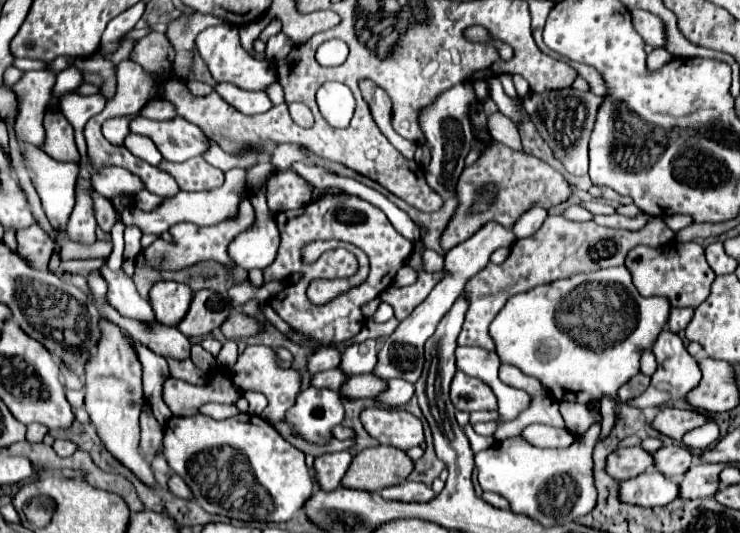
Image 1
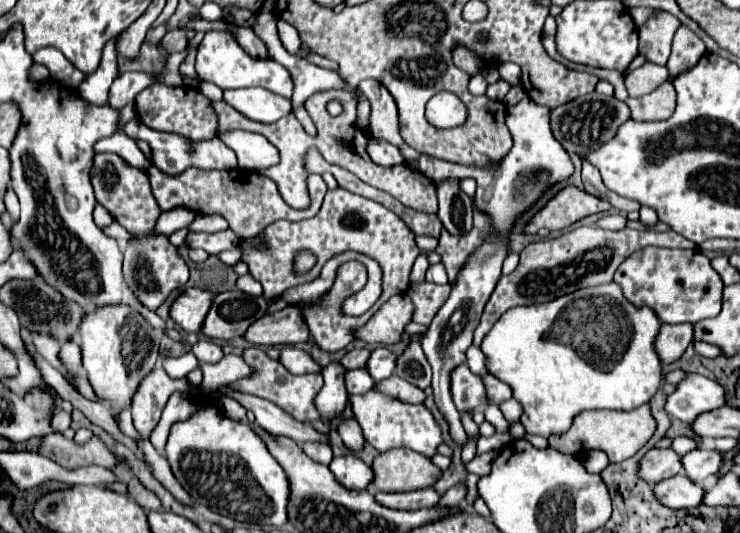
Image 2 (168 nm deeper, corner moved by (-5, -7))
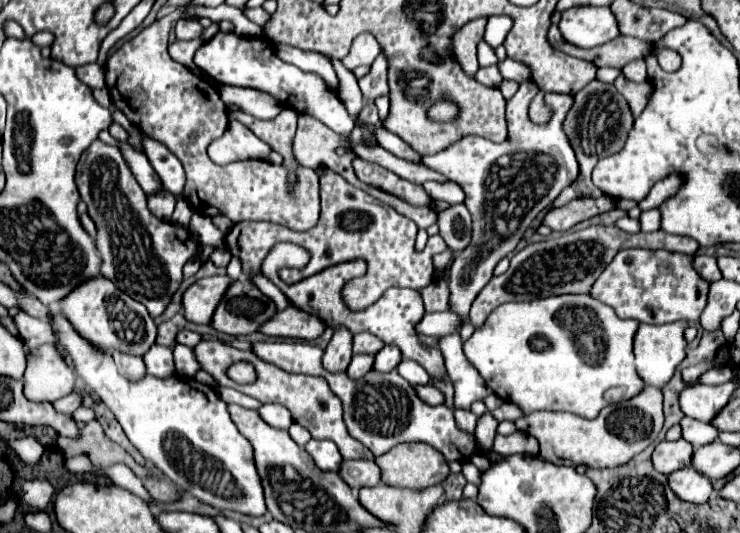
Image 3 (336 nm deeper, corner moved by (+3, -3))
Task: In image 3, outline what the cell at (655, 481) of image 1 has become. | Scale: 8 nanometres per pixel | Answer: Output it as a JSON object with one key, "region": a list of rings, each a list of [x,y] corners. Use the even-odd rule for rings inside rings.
{"region":[[[692,466],[670,474],[670,488],[678,496],[682,496],[682,500],[688,500],[694,504],[704,504],[714,490],[710,480],[698,470],[694,470]]]}

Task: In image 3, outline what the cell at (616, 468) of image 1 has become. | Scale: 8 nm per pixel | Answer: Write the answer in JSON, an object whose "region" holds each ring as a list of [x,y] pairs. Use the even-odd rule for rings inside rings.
{"region":[[[676,440],[676,442],[660,442],[652,454],[652,462],[656,464],[656,470],[664,472],[664,474],[672,474],[680,468],[690,466],[692,462],[692,444],[686,440]]]}

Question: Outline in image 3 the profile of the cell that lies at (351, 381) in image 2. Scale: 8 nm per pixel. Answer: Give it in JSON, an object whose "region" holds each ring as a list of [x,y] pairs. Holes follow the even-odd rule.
{"region":[[[356,354],[346,372],[348,372],[348,376],[352,380],[358,380],[360,376],[364,376],[364,374],[368,374],[372,370],[372,364],[374,364],[374,356],[372,354]]]}

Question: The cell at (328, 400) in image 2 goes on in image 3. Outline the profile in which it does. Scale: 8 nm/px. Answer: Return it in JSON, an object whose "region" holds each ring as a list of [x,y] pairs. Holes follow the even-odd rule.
{"region":[[[344,326],[334,328],[334,336],[324,352],[324,366],[330,372],[342,372],[352,360],[352,332]]]}

